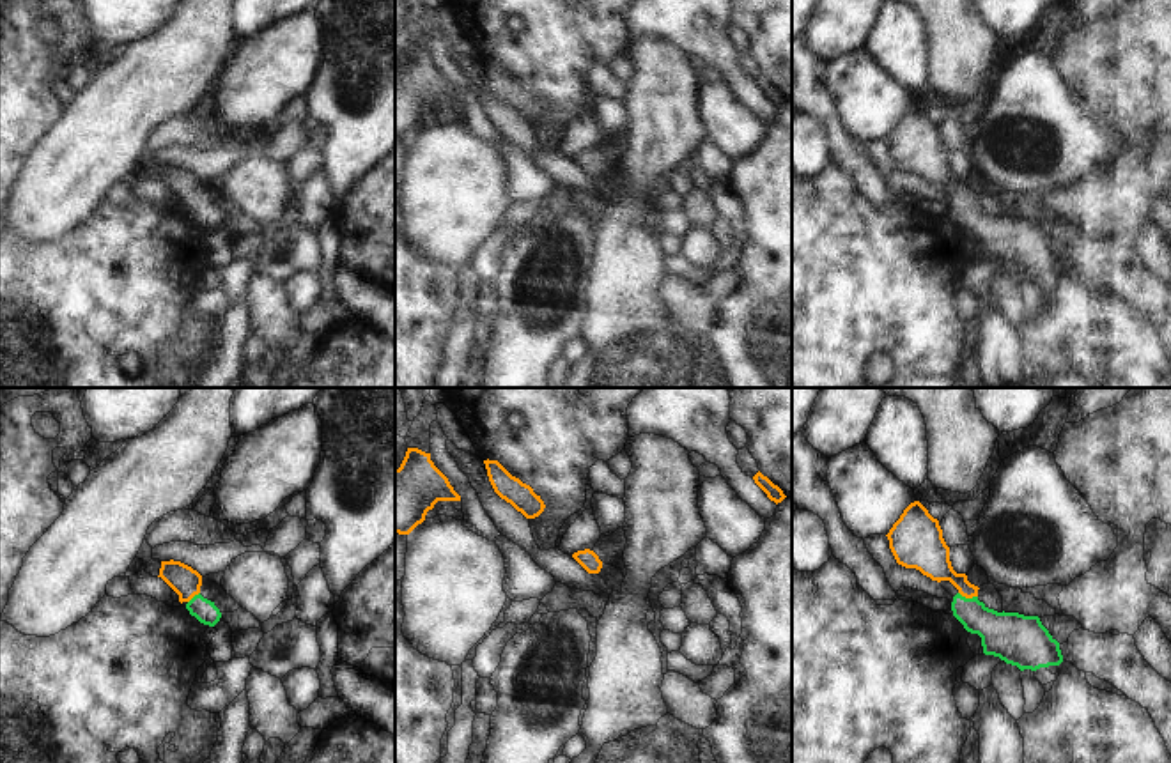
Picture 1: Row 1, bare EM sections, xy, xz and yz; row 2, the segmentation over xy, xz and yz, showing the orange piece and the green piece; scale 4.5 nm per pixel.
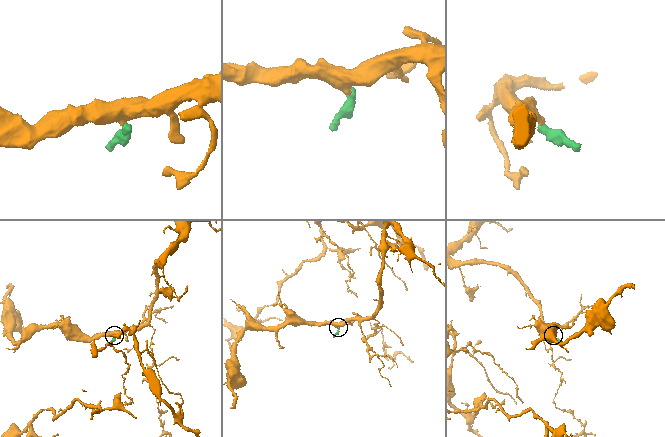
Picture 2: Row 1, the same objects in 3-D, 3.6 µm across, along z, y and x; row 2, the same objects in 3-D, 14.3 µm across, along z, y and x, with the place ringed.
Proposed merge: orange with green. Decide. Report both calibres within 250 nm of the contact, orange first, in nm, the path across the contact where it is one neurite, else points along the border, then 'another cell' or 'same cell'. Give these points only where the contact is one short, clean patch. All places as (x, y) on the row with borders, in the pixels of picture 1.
calibres 170 and 200 nm; way yz (930, 556), (968, 597), (1003, 634); same cell

